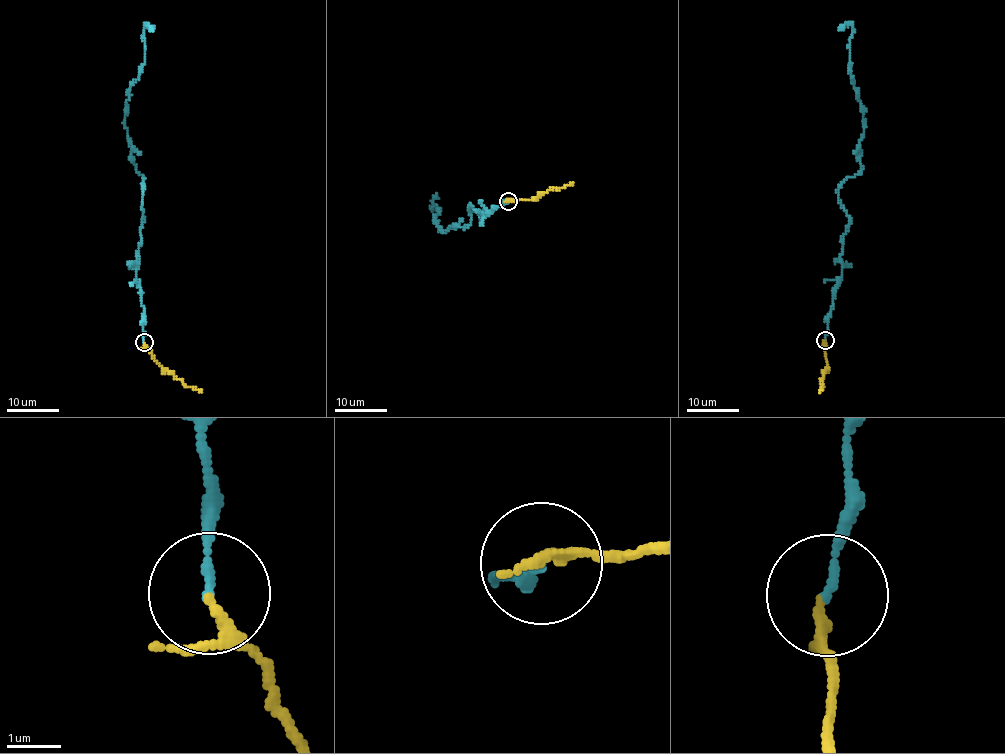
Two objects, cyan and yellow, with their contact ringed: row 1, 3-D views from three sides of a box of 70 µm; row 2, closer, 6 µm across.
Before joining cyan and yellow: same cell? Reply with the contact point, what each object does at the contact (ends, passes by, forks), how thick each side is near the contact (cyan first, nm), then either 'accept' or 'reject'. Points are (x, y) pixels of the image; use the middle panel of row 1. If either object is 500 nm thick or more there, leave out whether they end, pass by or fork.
(508, 201) | cyan ends | yellow passes by | 160/140 nm | reject

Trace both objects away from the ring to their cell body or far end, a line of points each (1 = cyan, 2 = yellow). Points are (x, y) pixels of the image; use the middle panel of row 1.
1: (508, 200), (481, 217), (470, 204), (465, 228), (442, 231), (435, 220), (440, 209), (431, 209), (438, 194)
2: (508, 200), (531, 200), (547, 190), (574, 183)

